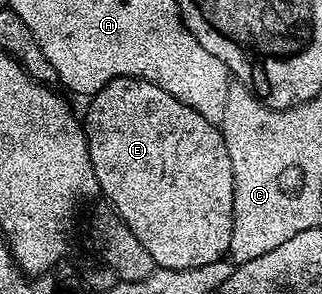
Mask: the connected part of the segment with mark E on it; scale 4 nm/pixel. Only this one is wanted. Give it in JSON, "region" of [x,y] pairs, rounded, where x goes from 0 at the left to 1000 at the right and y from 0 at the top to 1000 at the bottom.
{"region":[[[373,259],[332,279],[332,293],[320,293],[320,306],[298,313],[273,354],[276,384],[258,395],[258,432],[264,480],[276,486],[283,565],[295,578],[311,663],[326,663],[323,677],[376,731],[382,755],[407,776],[407,793],[419,796],[419,810],[432,810],[435,823],[444,823],[447,847],[469,864],[484,908],[593,918],[618,905],[643,905],[671,884],[702,881],[717,837],[724,782],[724,599],[717,534],[696,490],[689,439],[677,425],[643,415],[643,401],[630,401],[630,388],[593,374],[593,361],[568,361],[568,347],[556,347],[531,320],[519,320],[519,306],[416,259]]]}

